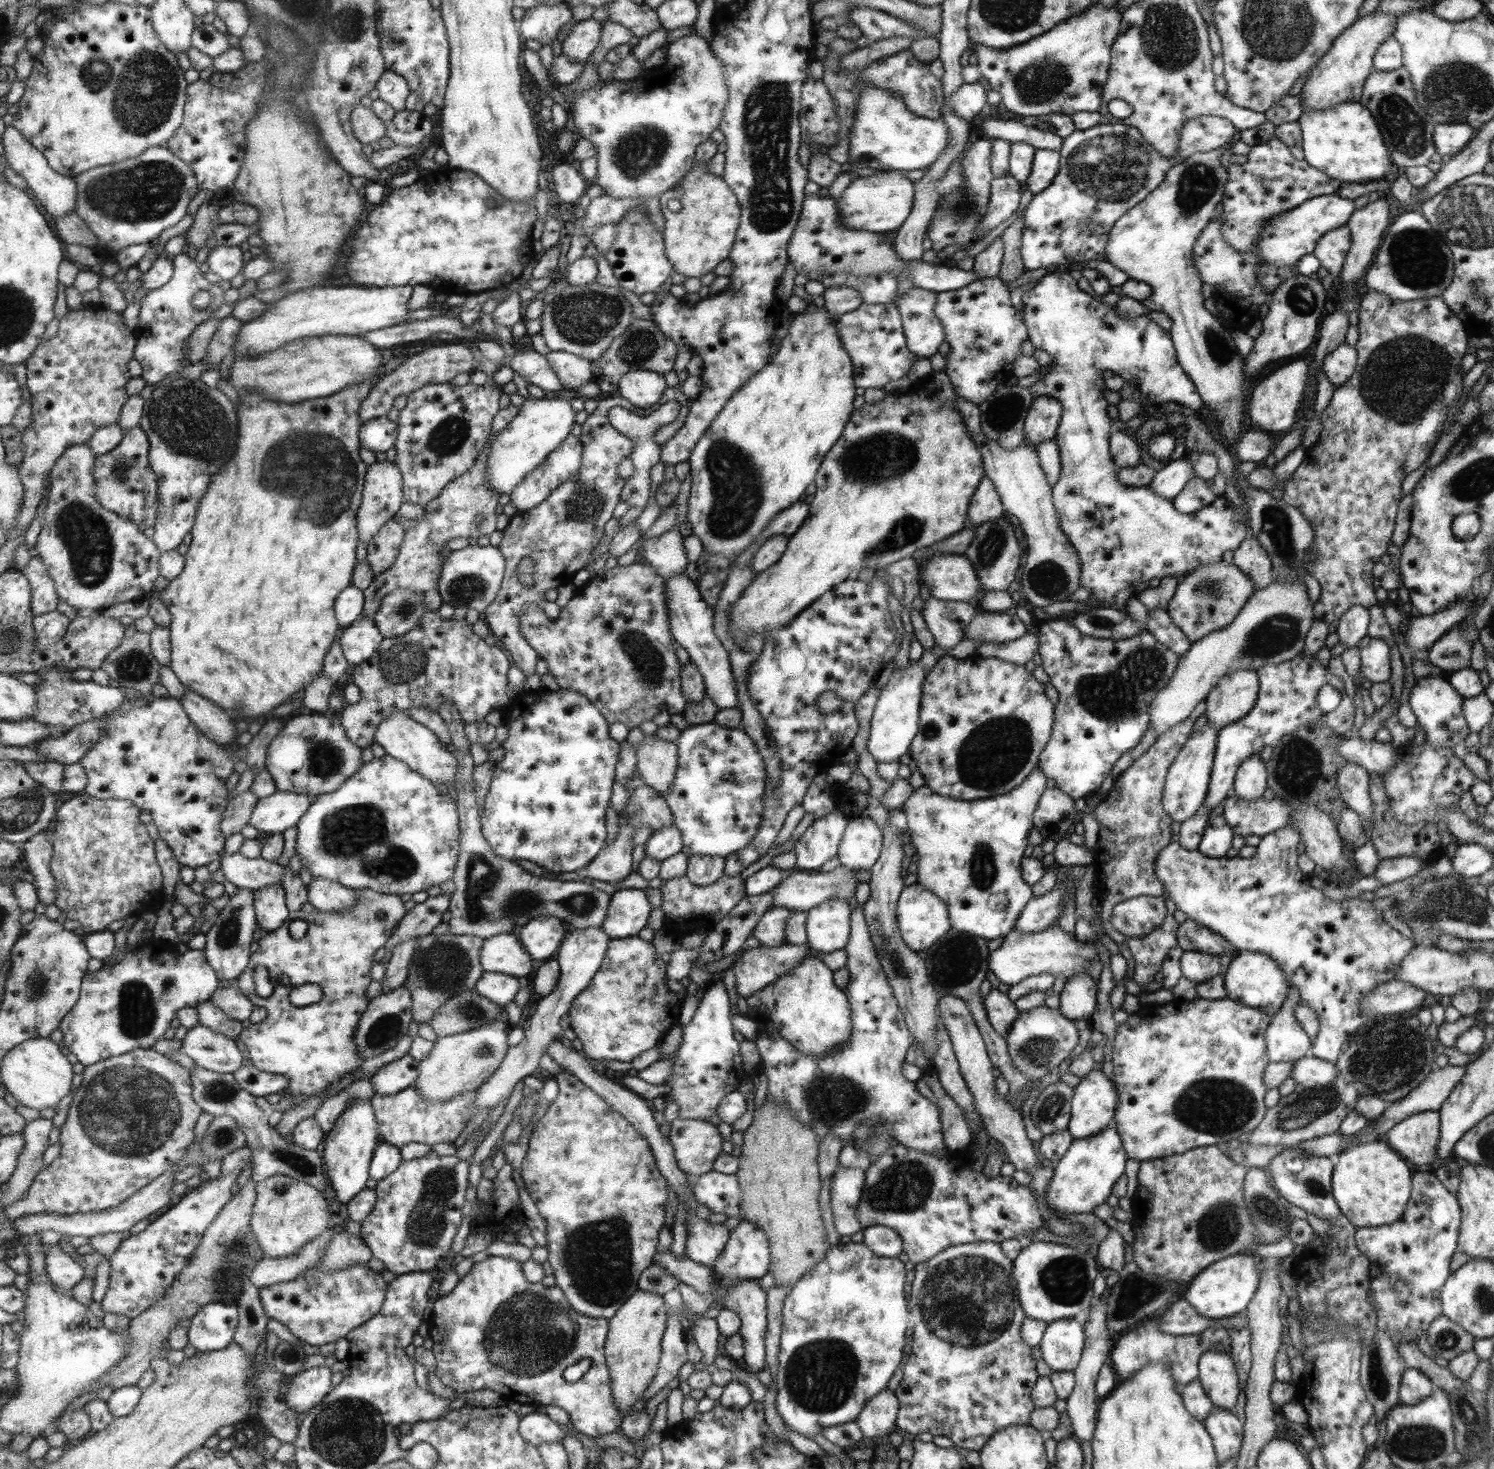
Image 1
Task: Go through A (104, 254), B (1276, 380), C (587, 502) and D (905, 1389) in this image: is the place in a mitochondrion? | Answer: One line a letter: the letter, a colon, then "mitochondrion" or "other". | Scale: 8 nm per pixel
A: other
B: other
C: mitochondrion
D: other

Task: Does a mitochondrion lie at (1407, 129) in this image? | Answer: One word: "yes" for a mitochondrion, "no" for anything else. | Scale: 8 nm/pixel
yes

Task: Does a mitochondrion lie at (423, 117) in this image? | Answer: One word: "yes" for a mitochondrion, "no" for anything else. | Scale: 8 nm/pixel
no

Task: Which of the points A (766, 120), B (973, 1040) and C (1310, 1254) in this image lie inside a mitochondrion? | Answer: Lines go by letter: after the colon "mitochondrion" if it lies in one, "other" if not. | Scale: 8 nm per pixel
A: mitochondrion
B: other
C: other

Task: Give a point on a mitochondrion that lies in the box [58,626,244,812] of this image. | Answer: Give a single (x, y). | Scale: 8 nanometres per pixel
(134, 666)

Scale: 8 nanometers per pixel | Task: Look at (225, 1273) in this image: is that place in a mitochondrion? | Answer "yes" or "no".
yes

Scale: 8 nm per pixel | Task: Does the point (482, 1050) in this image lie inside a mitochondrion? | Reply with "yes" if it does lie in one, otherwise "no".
yes

